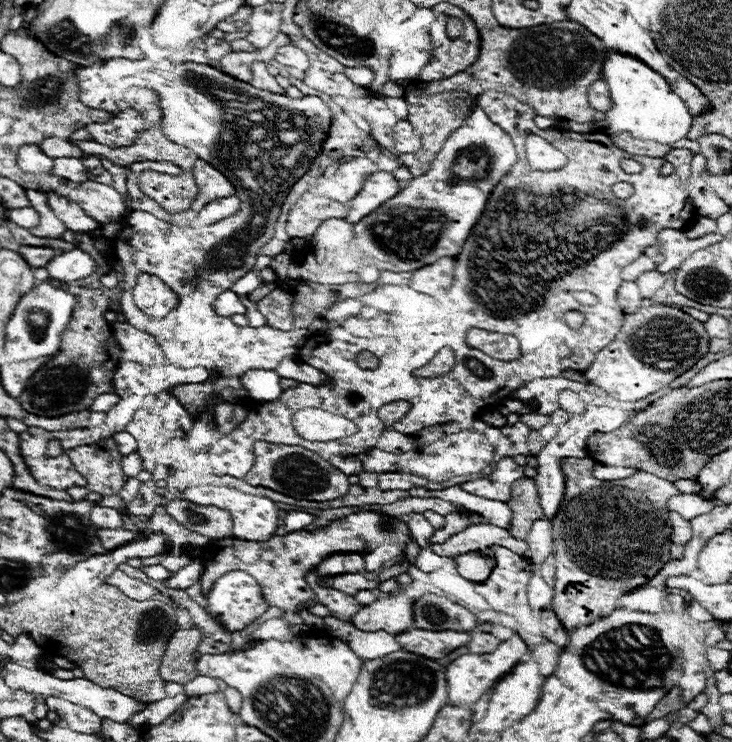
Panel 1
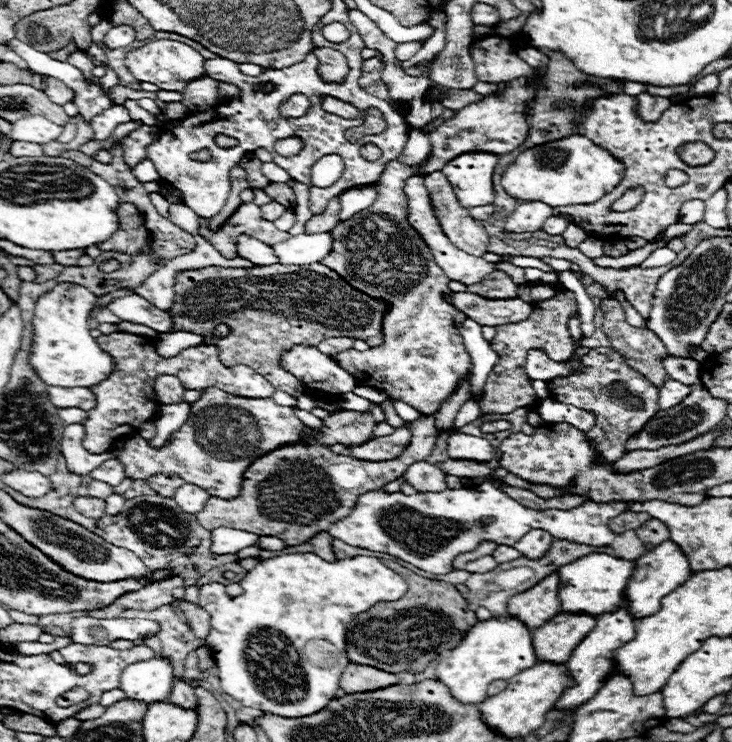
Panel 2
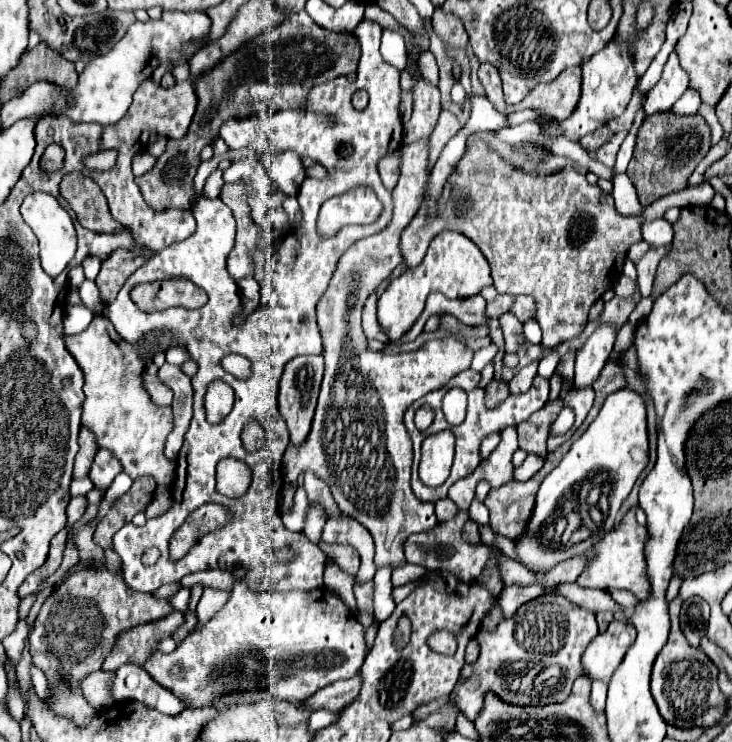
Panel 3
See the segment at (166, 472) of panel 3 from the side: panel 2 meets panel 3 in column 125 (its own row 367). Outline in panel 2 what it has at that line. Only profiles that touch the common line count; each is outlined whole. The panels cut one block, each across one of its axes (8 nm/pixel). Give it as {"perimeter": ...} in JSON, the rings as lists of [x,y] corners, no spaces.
{"perimeter":[[[392,160],[374,182],[378,192],[376,202],[332,230],[334,252],[322,260],[324,266],[338,272],[350,284],[392,304],[384,318],[384,344],[366,352],[344,350],[332,356],[332,360],[350,372],[360,386],[388,394],[388,400],[382,402],[382,410],[386,412],[386,422],[394,428],[404,424],[394,410],[396,400],[410,404],[420,414],[434,414],[442,400],[454,392],[458,380],[472,368],[458,332],[466,316],[454,312],[444,300],[442,294],[448,292],[450,280],[434,262],[426,242],[408,222],[404,182],[412,174],[410,166]]]}

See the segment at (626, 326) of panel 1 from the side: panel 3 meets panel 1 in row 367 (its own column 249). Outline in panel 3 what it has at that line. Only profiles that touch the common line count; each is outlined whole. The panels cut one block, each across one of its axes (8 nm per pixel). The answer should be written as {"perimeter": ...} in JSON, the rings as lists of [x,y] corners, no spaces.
{"perimeter":[[[236,582],[234,584],[234,590],[230,592],[230,598],[228,602],[224,604],[224,608],[220,612],[214,614],[214,618],[198,632],[186,636],[186,640],[182,644],[178,644],[176,652],[172,654],[162,654],[162,652],[156,652],[152,654],[152,658],[144,664],[144,668],[148,670],[148,674],[164,688],[168,688],[170,692],[174,692],[180,700],[186,702],[188,708],[202,708],[202,706],[212,706],[214,700],[230,694],[230,692],[258,692],[258,690],[270,690],[270,694],[278,700],[288,700],[288,702],[302,702],[306,698],[310,698],[316,690],[336,682],[336,680],[346,680],[346,678],[352,678],[360,672],[360,666],[364,662],[364,656],[366,656],[366,630],[364,626],[358,622],[358,618],[350,612],[350,608],[334,594],[330,592],[328,588],[316,588],[316,590],[310,590],[310,592],[284,592],[284,594],[260,594],[260,592],[250,592],[242,582]]]}

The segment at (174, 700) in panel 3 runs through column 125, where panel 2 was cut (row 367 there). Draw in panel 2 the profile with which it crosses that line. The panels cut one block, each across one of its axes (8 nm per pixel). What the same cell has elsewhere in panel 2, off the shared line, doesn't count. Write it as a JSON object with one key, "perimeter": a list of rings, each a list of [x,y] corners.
{"perimeter":[[[664,358],[664,368],[670,378],[682,382],[682,384],[700,384],[700,362],[690,358]]]}

